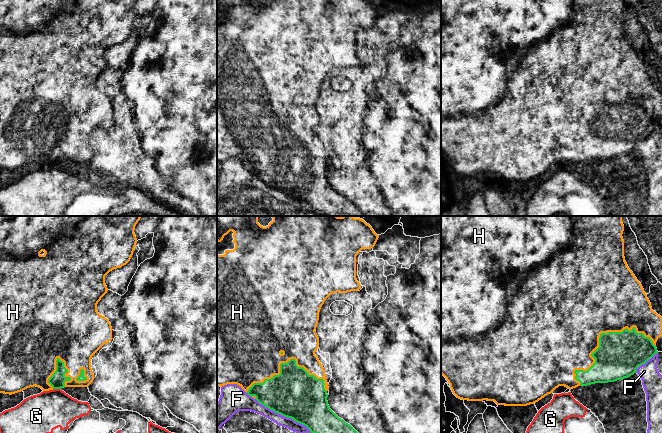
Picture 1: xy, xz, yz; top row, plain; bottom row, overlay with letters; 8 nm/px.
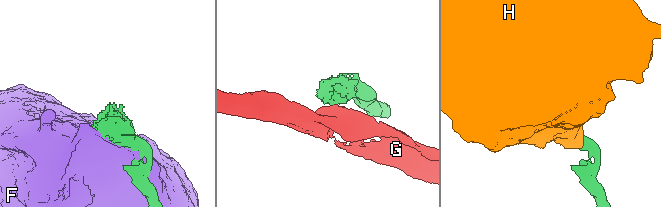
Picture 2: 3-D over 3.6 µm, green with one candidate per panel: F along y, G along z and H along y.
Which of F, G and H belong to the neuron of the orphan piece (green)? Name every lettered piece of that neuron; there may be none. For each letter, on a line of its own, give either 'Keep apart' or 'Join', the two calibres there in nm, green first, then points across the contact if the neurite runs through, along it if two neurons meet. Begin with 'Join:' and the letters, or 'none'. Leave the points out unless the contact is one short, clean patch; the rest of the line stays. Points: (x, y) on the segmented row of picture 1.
Join: H
F: Keep apart. Thickness 400 nm (green) against 100 nm
G: Keep apart. Thickness 120 nm (green) against 320 nm. Boundary: xy (53, 388), (60, 389)
H: Join. Thickness 360 nm (green) against 500 nm

